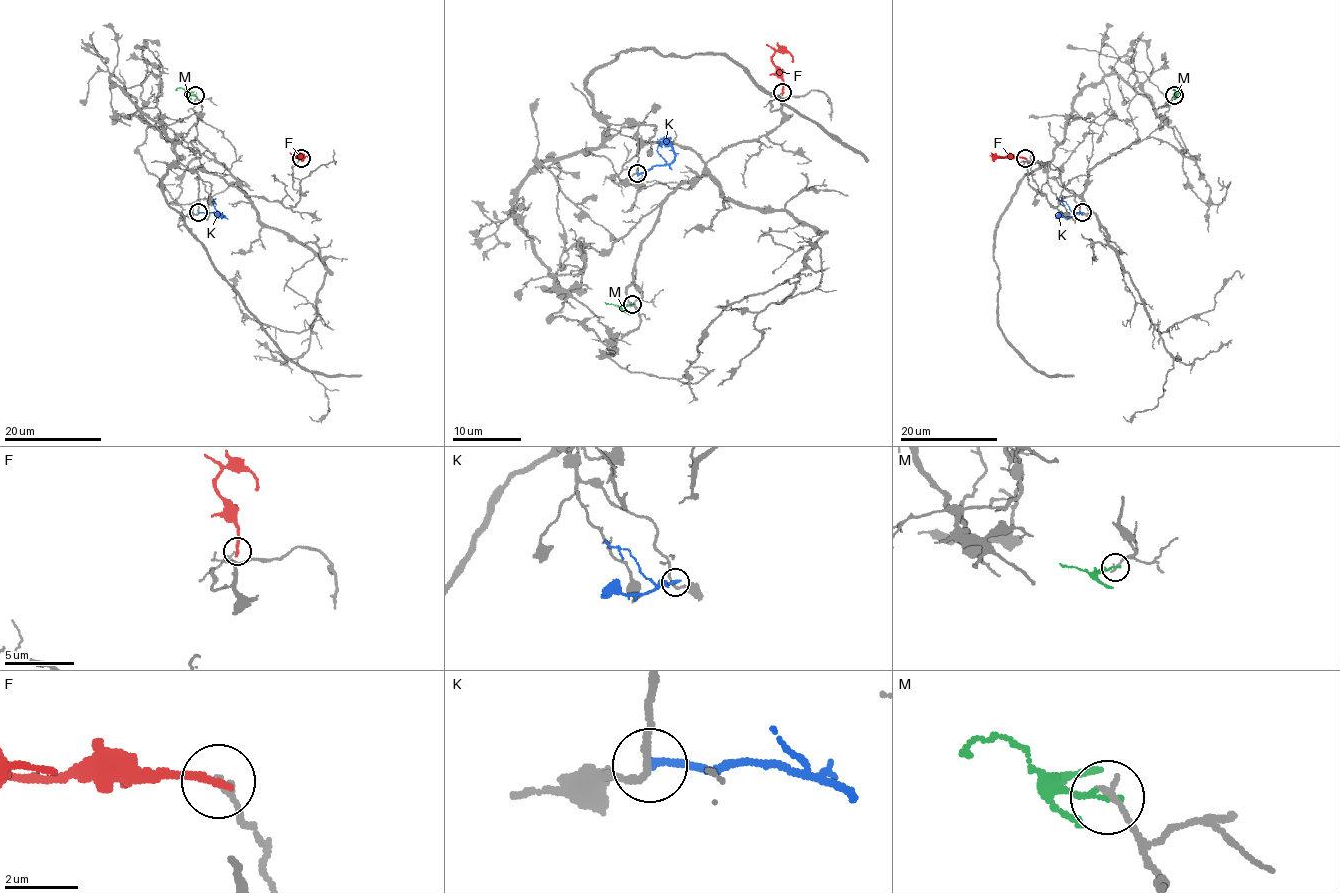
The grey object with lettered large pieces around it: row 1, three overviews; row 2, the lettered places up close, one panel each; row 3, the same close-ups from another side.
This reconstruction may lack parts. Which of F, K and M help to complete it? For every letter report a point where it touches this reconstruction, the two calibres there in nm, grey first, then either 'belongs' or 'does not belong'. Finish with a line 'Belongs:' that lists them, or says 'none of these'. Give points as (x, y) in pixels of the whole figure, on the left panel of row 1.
F: contact (301, 158); calibres 100 and 240 nm; does not belong
K: contact (198, 212); calibres 180 and 240 nm; does not belong
M: contact (195, 95); calibres 190 and 150 nm; does not belong
Belongs: none of these

